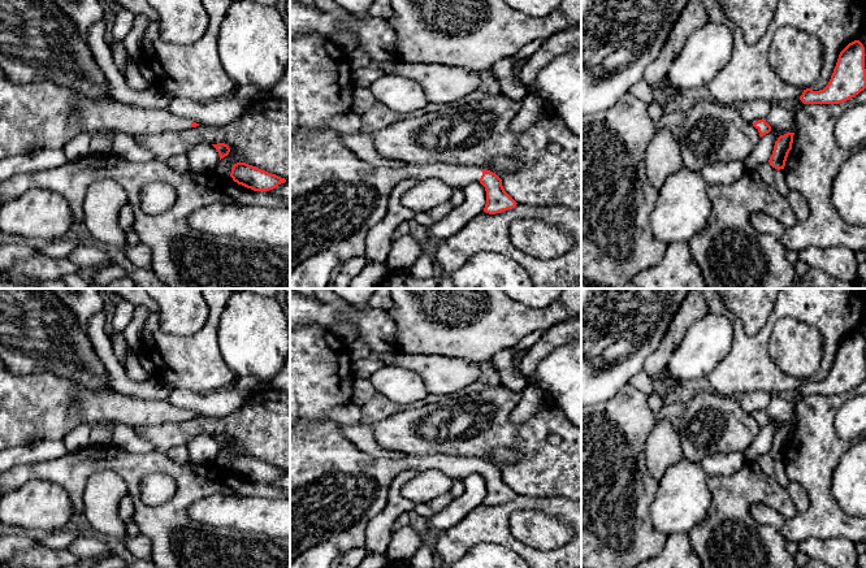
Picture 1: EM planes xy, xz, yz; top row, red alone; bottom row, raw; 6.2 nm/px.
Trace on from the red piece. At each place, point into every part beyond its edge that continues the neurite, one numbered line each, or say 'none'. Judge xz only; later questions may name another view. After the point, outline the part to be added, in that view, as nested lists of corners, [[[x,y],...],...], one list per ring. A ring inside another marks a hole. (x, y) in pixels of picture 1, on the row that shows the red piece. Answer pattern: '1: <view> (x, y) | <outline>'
1: xz (336, 199) | [[[337,131],[290,133],[290,273],[321,252],[334,253],[339,264],[365,257],[367,234],[386,216],[390,192],[398,182],[436,178],[464,188],[480,182],[481,175],[481,168],[447,164],[374,166],[345,147]]]

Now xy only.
1: xy (35, 116) | [[[0,66],[0,160],[39,149],[62,149],[81,133],[116,129],[131,136],[191,129],[191,121],[168,109],[144,109],[107,97],[87,100],[52,82],[14,83]]]

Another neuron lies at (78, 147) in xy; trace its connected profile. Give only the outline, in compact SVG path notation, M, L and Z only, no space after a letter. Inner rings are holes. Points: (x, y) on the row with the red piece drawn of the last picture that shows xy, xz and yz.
M81 133L70 139L62 151L68 161L77 161L90 155L91 134Z

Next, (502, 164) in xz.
M498 157L492 161L490 169L495 173L498 172L506 172L510 174L514 174L516 170L519 170L521 164L519 161L515 161L508 157Z

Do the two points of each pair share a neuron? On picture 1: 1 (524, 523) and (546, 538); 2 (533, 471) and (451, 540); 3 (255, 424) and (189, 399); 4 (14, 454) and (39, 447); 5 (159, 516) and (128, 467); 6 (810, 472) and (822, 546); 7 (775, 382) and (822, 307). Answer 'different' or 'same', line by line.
1: same
2: different
3: different
4: same
5: same
6: different
7: same

